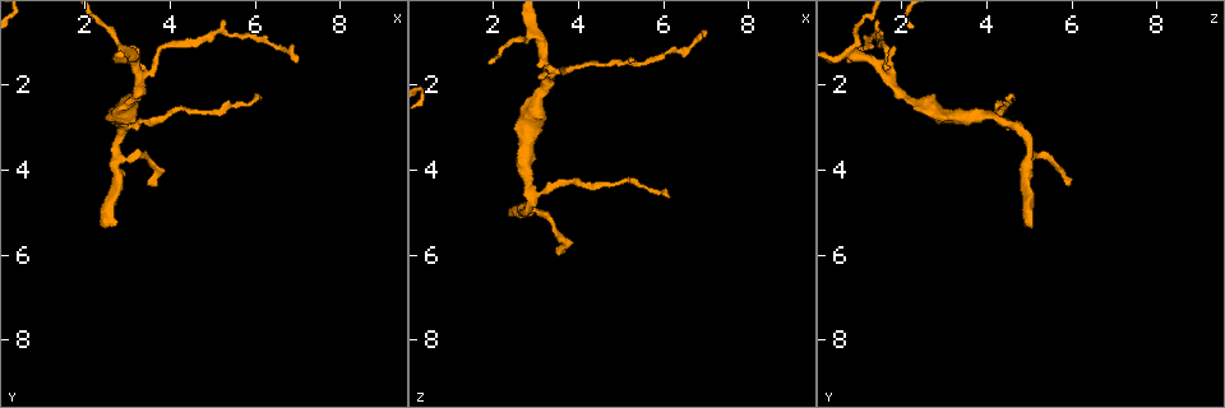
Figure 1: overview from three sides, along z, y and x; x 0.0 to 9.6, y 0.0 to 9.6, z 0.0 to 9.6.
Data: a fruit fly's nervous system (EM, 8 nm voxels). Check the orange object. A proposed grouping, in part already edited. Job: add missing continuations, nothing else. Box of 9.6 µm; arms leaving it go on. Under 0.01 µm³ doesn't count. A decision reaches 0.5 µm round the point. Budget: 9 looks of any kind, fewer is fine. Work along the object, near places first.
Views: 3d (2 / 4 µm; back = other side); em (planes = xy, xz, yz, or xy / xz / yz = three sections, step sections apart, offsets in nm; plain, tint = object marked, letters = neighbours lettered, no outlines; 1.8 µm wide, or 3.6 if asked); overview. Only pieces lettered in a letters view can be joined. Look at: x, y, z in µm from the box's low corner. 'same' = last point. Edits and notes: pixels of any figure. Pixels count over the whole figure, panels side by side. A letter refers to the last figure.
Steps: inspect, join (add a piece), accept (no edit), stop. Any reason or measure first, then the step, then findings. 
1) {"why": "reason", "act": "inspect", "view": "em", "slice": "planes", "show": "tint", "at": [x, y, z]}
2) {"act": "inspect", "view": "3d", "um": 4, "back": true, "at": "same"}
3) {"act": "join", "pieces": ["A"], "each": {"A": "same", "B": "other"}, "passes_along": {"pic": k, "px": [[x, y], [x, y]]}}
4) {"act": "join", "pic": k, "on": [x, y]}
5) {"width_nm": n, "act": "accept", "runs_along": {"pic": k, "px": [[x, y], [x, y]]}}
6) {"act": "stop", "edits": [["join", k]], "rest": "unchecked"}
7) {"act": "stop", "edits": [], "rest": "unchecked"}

{"why": "long arm stops here", "act": "inspect", "view": "3d", "um": 4, "at": [6.95, 1.45, 0.75]}

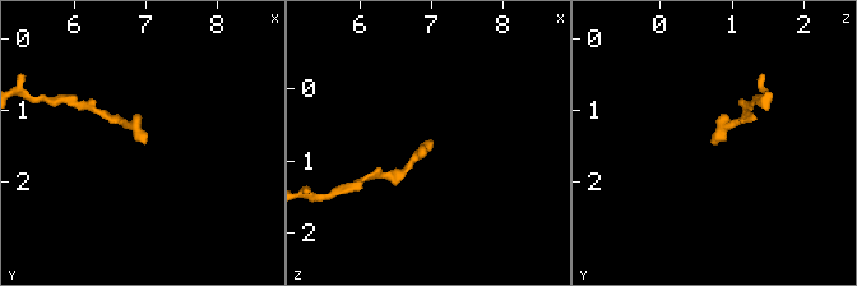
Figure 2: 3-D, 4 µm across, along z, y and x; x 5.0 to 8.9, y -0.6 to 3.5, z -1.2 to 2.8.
{"why": "shape alone is not enough", "act": "inspect", "view": "em", "slice": "planes", "show": "letters", "at": [6.95, 1.45, 0.75]}

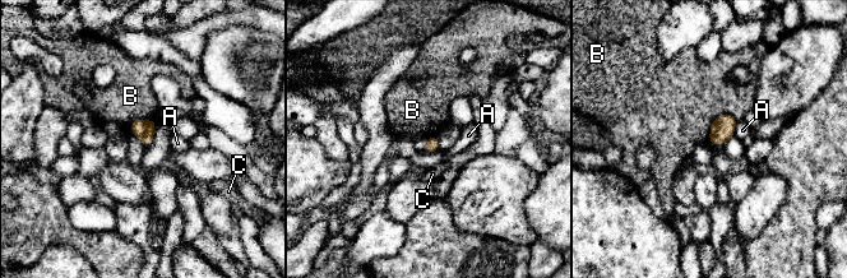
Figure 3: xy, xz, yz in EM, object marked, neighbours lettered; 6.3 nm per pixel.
{"act": "accept", "each": {"A": "other", "B": "other", "C": "other"}, "border": {"pic": 3, "px": [[731, 112], [711, 124], [708, 142]]}, "found": "no lettered piece goes on from it"}

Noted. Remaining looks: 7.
{"why": "three arms meet", "act": "inspect", "view": "3d", "um": 4, "at": [3.35, 1.90, 1.70]}

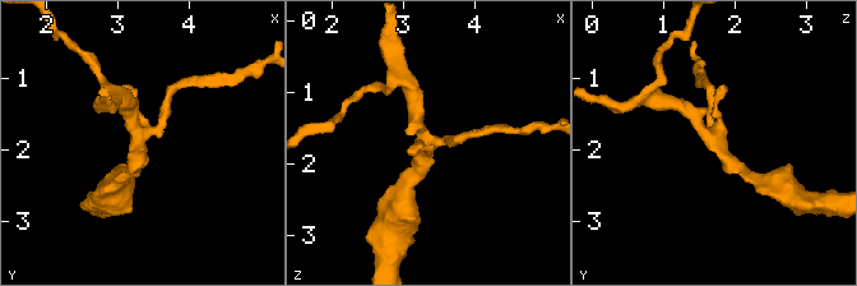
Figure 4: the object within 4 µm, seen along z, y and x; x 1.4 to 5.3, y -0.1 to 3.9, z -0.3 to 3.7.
{"why": "need the tissue", "act": "inspect", "view": "em", "slice": "planes", "show": "letters", "at": [3.30, 1.85, 1.70]}

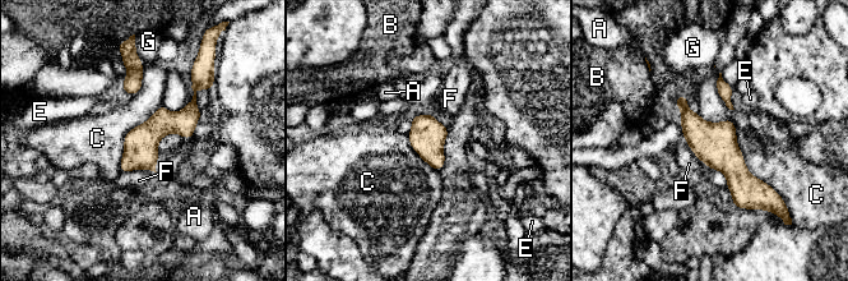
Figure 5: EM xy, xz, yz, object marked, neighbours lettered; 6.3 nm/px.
{"act": "accept", "each": {"A": "other", "B": "other", "C": "other", "E": "other", "F": "other", "G": "other"}, "border": {"pic": 5, "px": [[696, 113], [730, 119], [783, 198]]}, "found": "none of them fits"}

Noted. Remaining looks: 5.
{"why": "a fork", "act": "inspect", "view": "3d", "um": 4, "at": [2.75, 3.65, 5.00]}

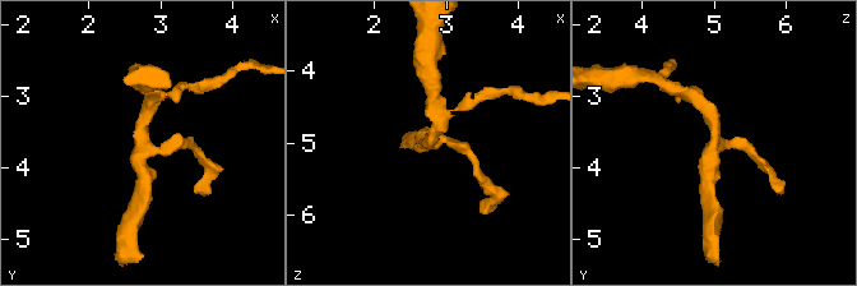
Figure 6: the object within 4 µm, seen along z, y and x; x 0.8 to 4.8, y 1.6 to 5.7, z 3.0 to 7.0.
{"act": "inspect", "view": "em", "um": 3.6, "slice": "planes", "show": "plain", "at": [2.80, 3.60, 5.05]}

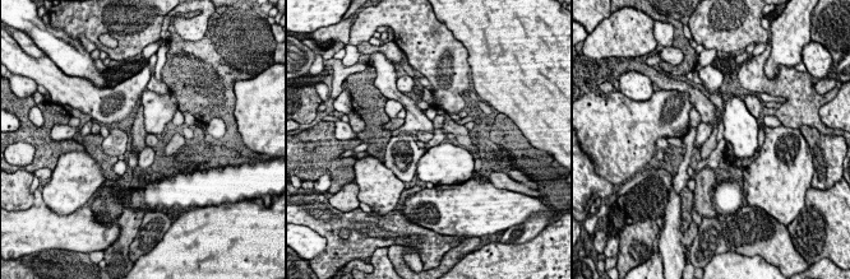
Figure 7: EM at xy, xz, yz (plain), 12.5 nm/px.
{"act": "inspect", "view": "em", "um": 3.6, "slice": "planes", "show": "letters", "at": "same"}

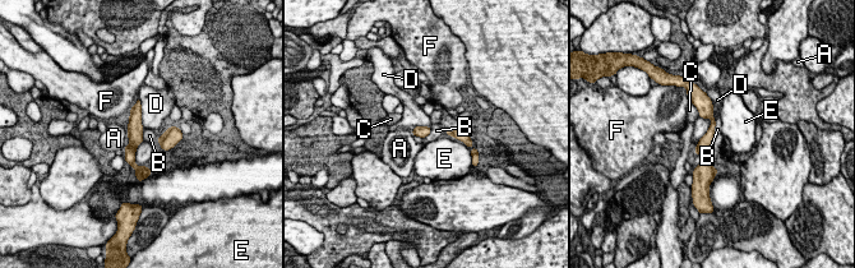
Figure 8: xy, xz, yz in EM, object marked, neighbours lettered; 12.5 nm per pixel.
{"longest_contact_nm": ["D", 420], "act": "accept", "each": {"A": "other", "B": "other", "C": "other", "D": "other", "E": "other", "F": "other"}, "border": {"pic": 8, "px": [[431, 128], [426, 135], [416, 137]]}, "found": "none of them fits"}

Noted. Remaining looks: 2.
{"act": "stop", "edits": [], "rest": "unchecked"}

